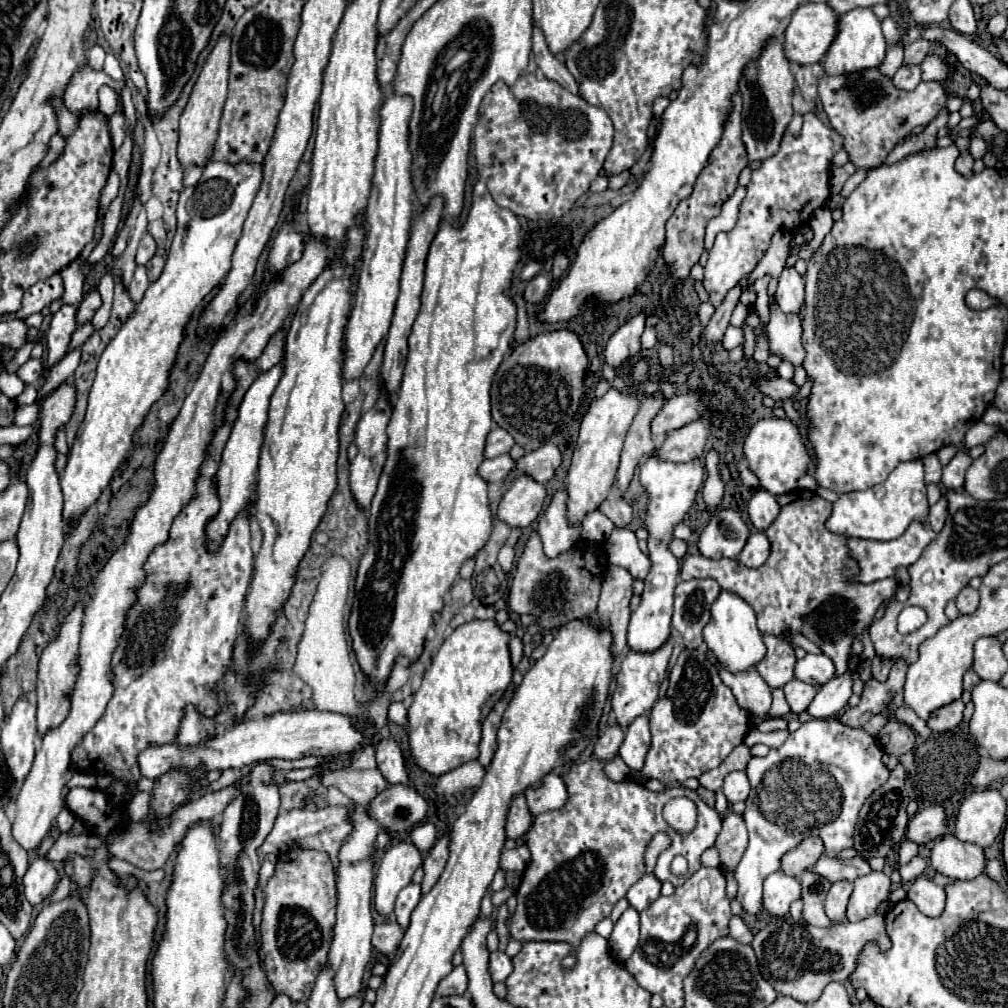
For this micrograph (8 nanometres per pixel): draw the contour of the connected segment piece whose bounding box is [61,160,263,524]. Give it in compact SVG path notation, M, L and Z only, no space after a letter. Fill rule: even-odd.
M209 162L203 168L199 186L189 186L179 196L177 206L177 232L175 240L171 242L171 250L167 256L167 264L163 274L157 282L149 286L143 300L137 304L137 310L131 314L131 318L121 326L117 336L109 342L105 352L101 354L101 360L97 364L97 376L93 380L91 392L89 392L89 406L85 420L81 422L73 448L69 452L69 462L65 466L65 472L61 476L61 490L65 496L65 508L63 518L71 520L75 524L75 518L83 514L107 488L117 468L123 464L127 452L133 446L133 432L137 426L141 426L145 414L157 402L165 388L167 388L167 376L175 362L177 348L183 340L185 324L191 318L193 310L201 304L201 300L223 282L225 274L231 268L231 252L241 236L243 222L247 218L249 206L253 204L253 198L261 186L261 166L253 162Z

